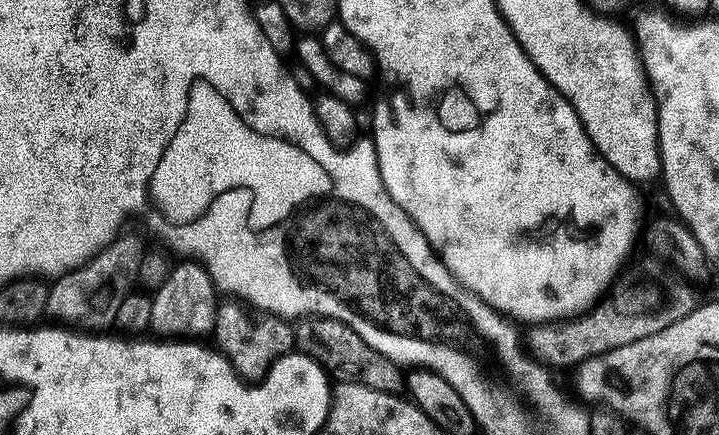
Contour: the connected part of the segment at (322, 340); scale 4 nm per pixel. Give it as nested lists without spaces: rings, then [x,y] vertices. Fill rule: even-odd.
[[[305,316],[297,319],[294,324],[294,344],[303,355],[318,362],[336,384],[365,384],[379,392],[399,393],[402,388],[402,376],[399,376],[395,360],[388,360],[378,350],[374,350],[350,326],[338,322],[329,316]]]

